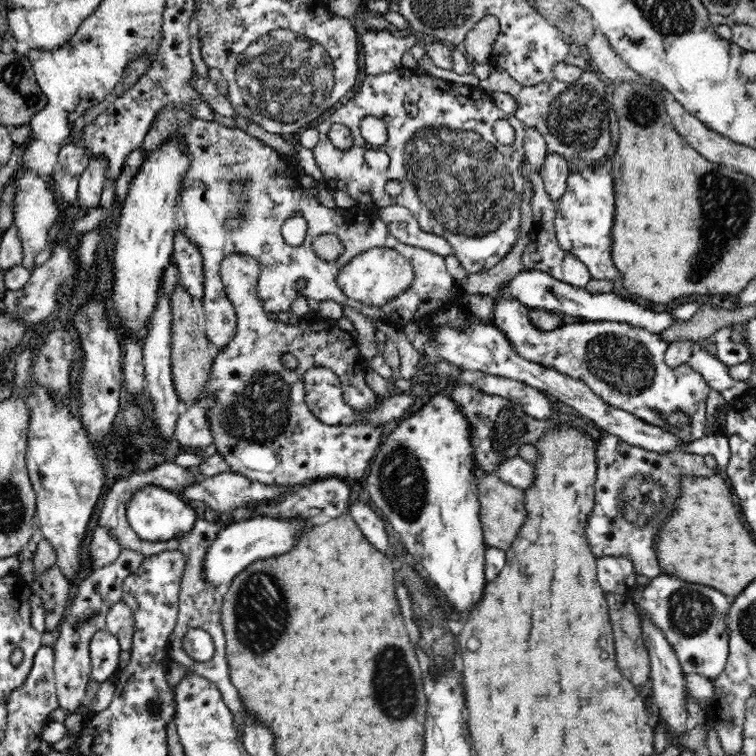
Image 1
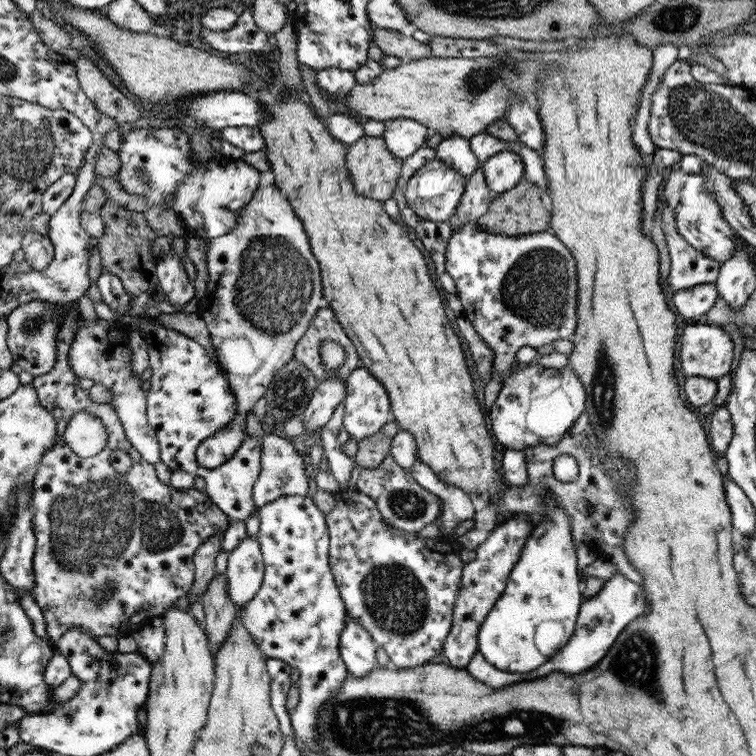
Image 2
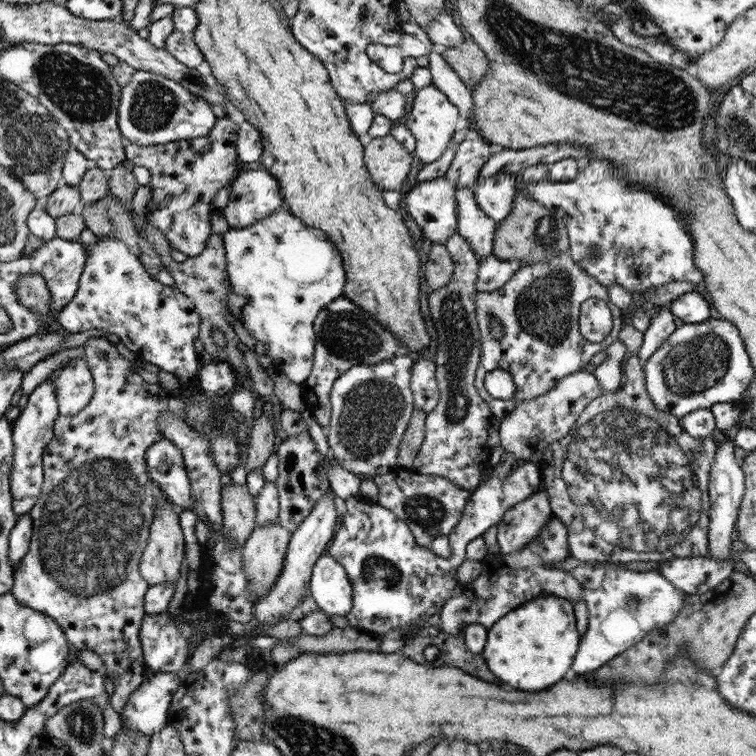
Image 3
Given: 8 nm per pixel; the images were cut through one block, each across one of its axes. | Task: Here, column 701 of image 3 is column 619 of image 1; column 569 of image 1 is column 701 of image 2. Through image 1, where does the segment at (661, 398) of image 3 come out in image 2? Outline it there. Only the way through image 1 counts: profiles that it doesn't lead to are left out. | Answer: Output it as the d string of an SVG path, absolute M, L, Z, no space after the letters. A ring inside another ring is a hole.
M700 320L682 330L679 361L686 378L702 376L717 381L731 373L733 352L734 343L722 327Z

